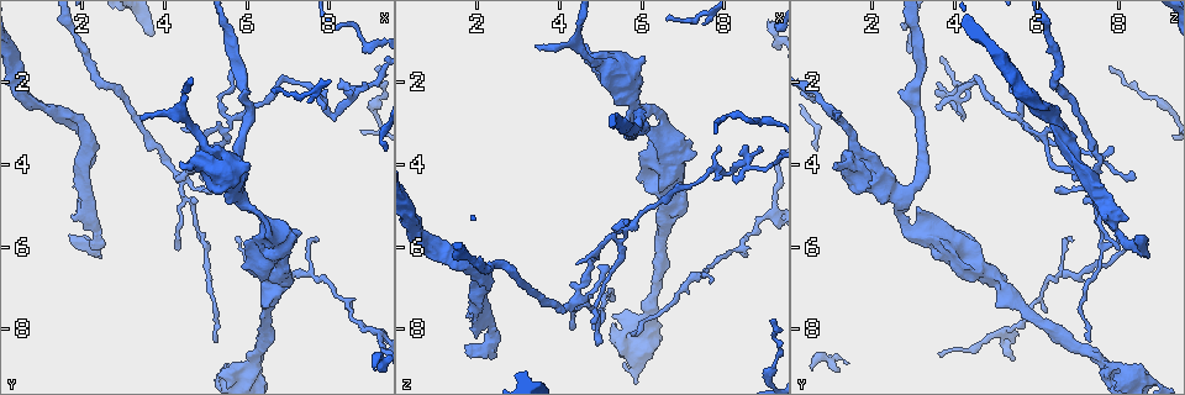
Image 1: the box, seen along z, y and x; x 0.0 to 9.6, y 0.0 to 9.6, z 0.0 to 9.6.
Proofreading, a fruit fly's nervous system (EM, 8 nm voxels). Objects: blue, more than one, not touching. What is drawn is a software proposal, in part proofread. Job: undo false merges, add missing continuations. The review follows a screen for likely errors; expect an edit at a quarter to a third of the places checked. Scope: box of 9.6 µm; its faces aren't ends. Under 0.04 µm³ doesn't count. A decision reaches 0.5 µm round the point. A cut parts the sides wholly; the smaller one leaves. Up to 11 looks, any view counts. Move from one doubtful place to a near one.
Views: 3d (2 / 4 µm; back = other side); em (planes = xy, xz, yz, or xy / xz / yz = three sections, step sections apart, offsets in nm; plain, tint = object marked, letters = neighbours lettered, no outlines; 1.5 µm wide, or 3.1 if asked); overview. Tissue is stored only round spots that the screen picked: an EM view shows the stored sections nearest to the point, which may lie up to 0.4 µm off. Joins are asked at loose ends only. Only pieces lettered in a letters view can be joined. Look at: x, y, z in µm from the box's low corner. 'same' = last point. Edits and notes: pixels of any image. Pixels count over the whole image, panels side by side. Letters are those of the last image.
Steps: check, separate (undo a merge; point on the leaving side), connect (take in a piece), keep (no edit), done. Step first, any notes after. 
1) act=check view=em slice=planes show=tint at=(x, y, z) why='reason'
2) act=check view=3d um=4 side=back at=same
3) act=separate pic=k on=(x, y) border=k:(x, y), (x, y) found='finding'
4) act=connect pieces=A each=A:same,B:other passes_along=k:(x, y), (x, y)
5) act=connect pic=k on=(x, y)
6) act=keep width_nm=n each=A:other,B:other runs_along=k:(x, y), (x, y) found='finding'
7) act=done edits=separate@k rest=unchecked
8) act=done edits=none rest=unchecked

act=check view=em slice=planes show=letters at=(5.15, 4.65, 1.80) why='stops while still wide'

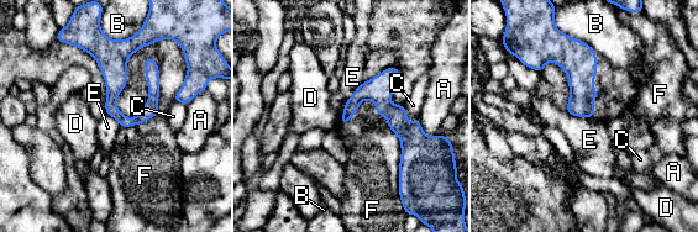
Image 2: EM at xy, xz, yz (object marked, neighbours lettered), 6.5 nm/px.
act=keep each=A:other,B:other,C:other,D:other,E:other,F:other border=2:(363, 82), (346, 101), (340, 119) found='no lettered piece goes on from it'

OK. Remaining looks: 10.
act=check view=3d um=4 at=(8.05, 2.70, 4.20) why='abrupt turn'

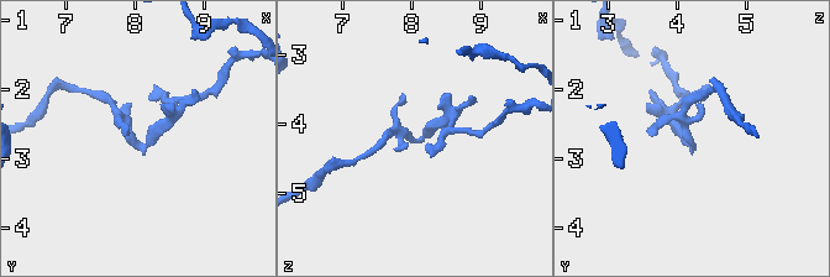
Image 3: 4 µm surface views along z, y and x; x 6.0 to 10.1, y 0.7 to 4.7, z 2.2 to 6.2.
act=check view=em slice=yz step=8 show=tint at=(8.05, 2.80, 4.20)

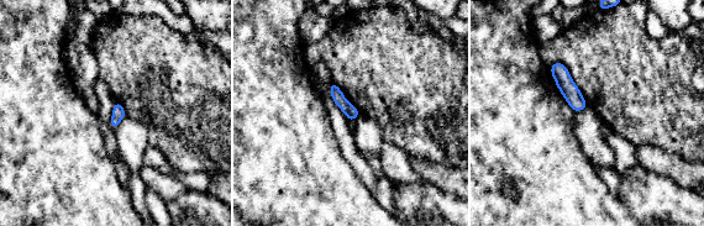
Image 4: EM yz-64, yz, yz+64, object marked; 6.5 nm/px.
act=check view=em slice=planes show=letters at=same why='cut it another way'

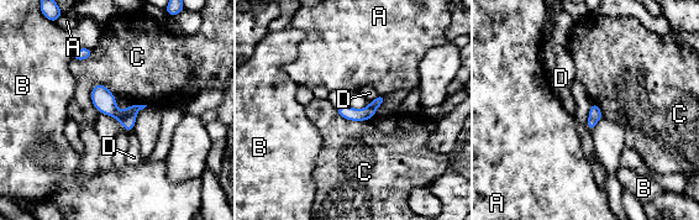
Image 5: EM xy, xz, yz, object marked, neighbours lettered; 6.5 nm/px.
act=separate pic=5 on=(379, 99) width_nm=80 each=A:other,B:other,C:other,D:other border=5:(369, 104), (374, 109) found='two neurons meet here'

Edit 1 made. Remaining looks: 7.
act=check view=overview

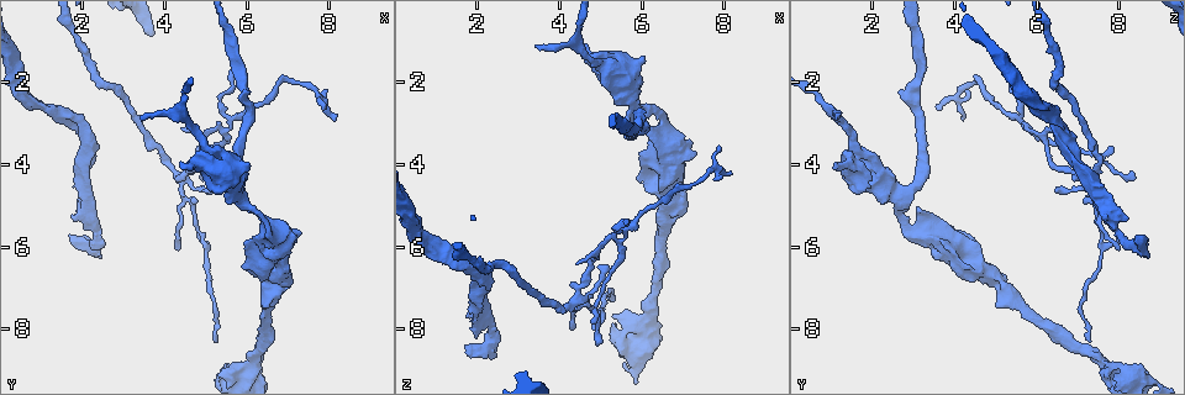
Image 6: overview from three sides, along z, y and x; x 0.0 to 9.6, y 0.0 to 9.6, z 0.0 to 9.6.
act=check view=3d um=2 at=(2.35, 5.65, 7.95)

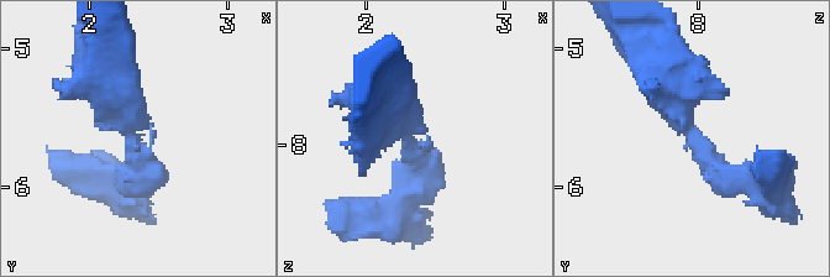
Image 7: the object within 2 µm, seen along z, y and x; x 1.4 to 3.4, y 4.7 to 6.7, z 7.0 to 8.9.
act=check view=em slice=planes show=letters at=(2.32, 5.64, 7.96)

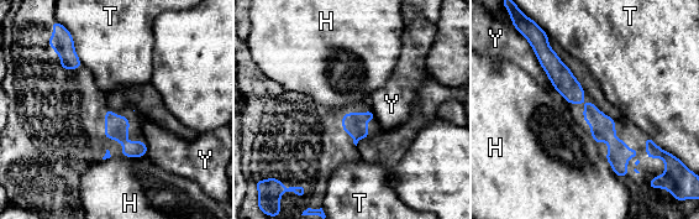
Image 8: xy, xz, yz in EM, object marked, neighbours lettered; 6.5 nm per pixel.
act=keep width_nm=150 each=H:other,T:other,Y:other runs_along=8:(542, 53), (609, 135), (624, 172) found='one neuron here'

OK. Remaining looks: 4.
act=done edits=separate@5 rest=unchecked

